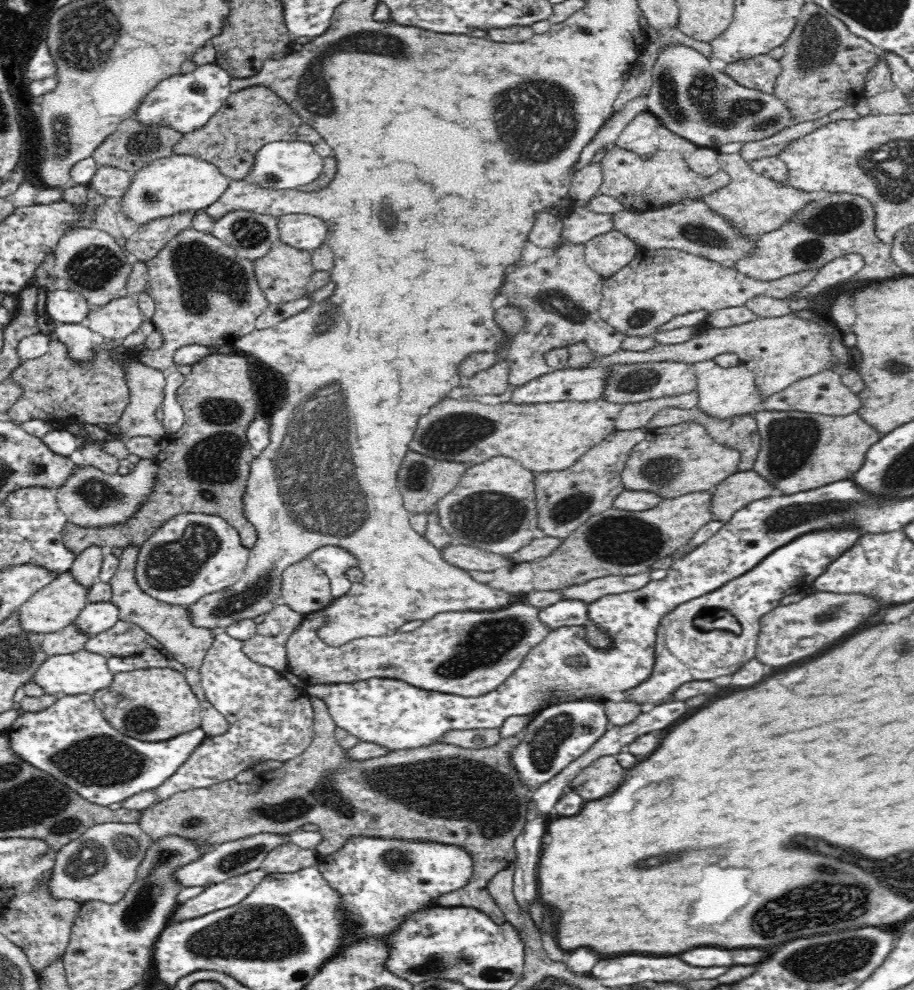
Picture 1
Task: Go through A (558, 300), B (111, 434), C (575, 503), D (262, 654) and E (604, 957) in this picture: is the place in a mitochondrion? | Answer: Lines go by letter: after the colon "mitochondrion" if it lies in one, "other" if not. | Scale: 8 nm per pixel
A: mitochondrion
B: other
C: mitochondrion
D: other
E: other

